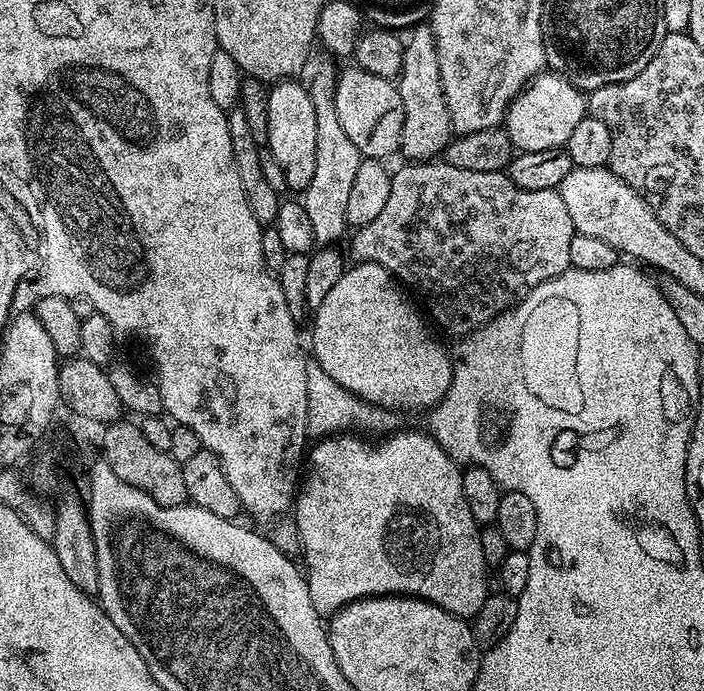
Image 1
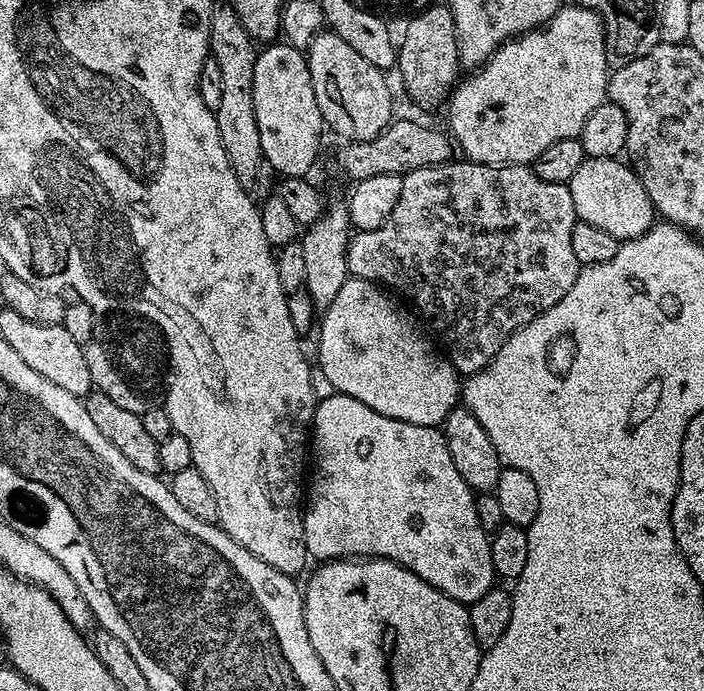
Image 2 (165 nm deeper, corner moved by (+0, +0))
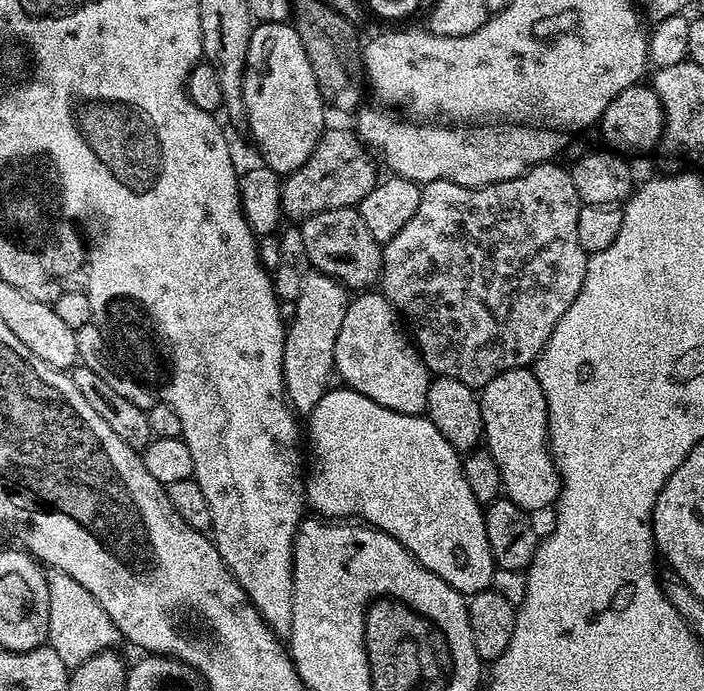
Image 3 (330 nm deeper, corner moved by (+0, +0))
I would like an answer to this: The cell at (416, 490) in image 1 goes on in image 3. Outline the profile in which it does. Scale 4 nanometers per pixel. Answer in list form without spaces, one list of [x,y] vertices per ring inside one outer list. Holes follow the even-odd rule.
[[[329,387],[324,396],[318,398],[314,410],[307,413],[306,416],[306,420],[308,420],[308,428],[306,424],[306,448],[307,451],[308,448],[312,451],[312,464],[310,460],[306,468],[304,491],[311,511],[313,508],[316,511],[313,513],[324,518],[355,518],[357,521],[390,534],[390,538],[402,542],[402,546],[406,546],[406,550],[410,550],[410,554],[414,554],[416,561],[422,566],[426,566],[426,570],[438,574],[438,578],[442,578],[454,591],[463,594],[465,597],[473,596],[476,592],[489,591],[493,587],[492,575],[497,575],[498,569],[495,562],[492,561],[490,542],[486,538],[484,508],[474,498],[474,494],[470,491],[470,486],[466,482],[461,453],[457,452],[454,446],[450,446],[450,442],[446,442],[446,438],[442,438],[442,434],[438,434],[438,426],[434,426],[434,422],[430,422],[427,415],[411,416],[410,414],[395,412],[386,406],[378,406],[378,402],[358,394],[353,388],[336,387]]]

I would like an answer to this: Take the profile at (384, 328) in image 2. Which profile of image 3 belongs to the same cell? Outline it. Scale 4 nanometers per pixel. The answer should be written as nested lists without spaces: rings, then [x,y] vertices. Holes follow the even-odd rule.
[[[364,290],[353,295],[348,302],[346,318],[342,318],[342,330],[338,330],[338,342],[334,342],[335,371],[347,387],[353,388],[358,394],[378,402],[378,406],[386,406],[395,412],[418,416],[426,406],[426,390],[430,383],[430,373],[420,356],[413,337],[406,331],[402,317],[391,302],[379,291]]]

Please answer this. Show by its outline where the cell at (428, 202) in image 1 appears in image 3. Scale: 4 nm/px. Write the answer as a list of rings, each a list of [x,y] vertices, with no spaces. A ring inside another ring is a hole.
[[[560,162],[535,164],[533,168],[527,168],[518,178],[510,178],[506,182],[494,182],[481,188],[458,186],[458,182],[449,180],[435,180],[425,184],[420,189],[420,201],[418,210],[414,210],[414,218],[410,218],[410,222],[406,222],[406,226],[402,226],[402,230],[398,230],[398,234],[394,234],[394,238],[390,238],[390,242],[383,245],[384,257],[380,267],[379,287],[382,289],[382,295],[391,302],[392,307],[407,321],[410,328],[412,323],[414,343],[420,349],[420,356],[429,373],[458,378],[458,382],[466,382],[466,386],[479,390],[506,370],[535,365],[536,359],[544,351],[550,334],[554,334],[554,326],[558,326],[562,314],[570,310],[570,302],[578,298],[578,290],[582,290],[582,282],[586,278],[589,257],[589,253],[582,250],[582,242],[578,242],[578,214],[582,201],[578,190],[574,190],[571,171],[556,163]]]

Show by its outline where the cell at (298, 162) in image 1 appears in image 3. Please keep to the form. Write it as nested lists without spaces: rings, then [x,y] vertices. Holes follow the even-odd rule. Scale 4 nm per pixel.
[[[291,23],[256,24],[244,71],[244,115],[246,125],[260,147],[260,156],[264,159],[261,161],[281,174],[298,170],[310,158],[325,132],[324,111],[326,105],[314,78],[314,66],[310,66],[310,58],[306,58],[306,46],[302,46],[302,38],[298,38],[295,27]]]

